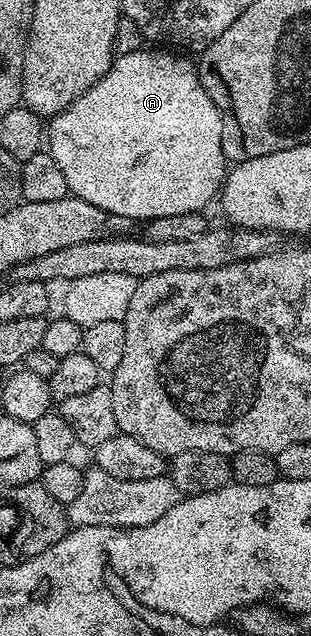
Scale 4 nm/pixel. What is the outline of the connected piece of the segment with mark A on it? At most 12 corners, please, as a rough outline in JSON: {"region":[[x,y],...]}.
{"region":[[164,48],[112,66],[46,126],[71,197],[201,212],[222,116]]}

